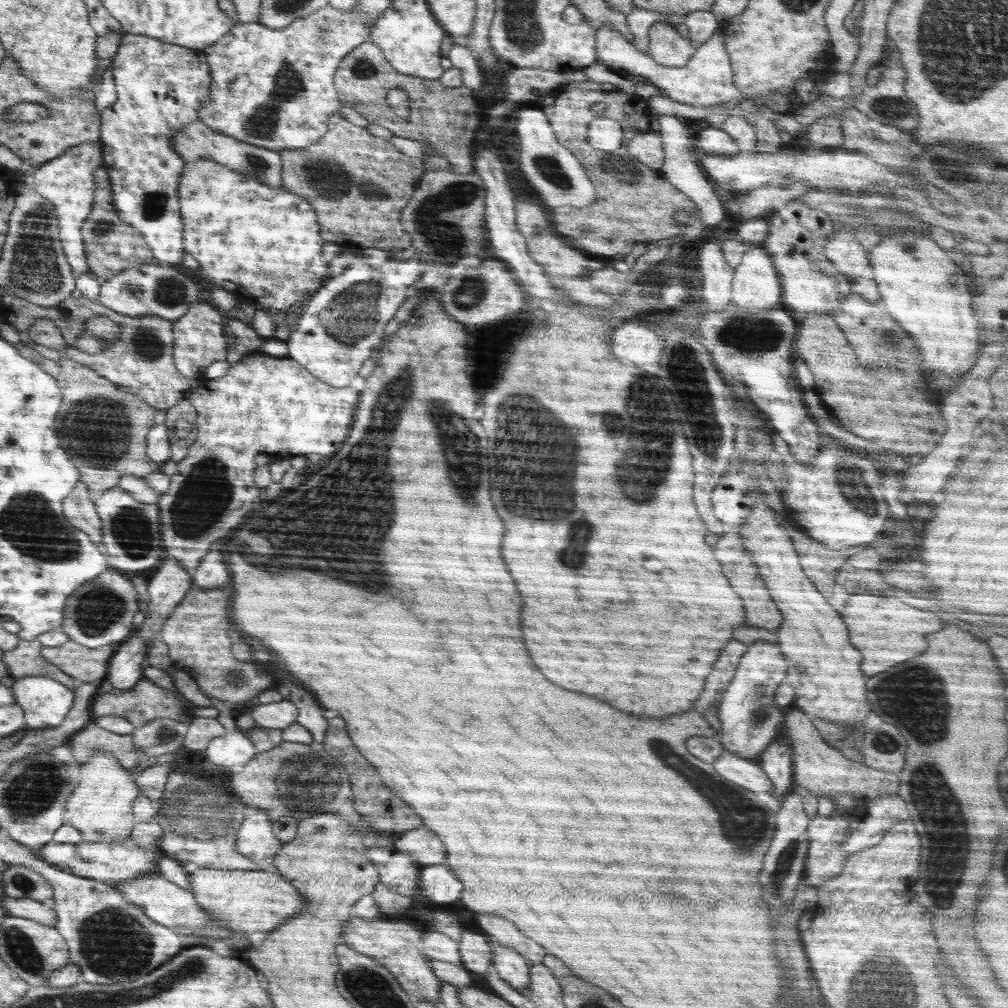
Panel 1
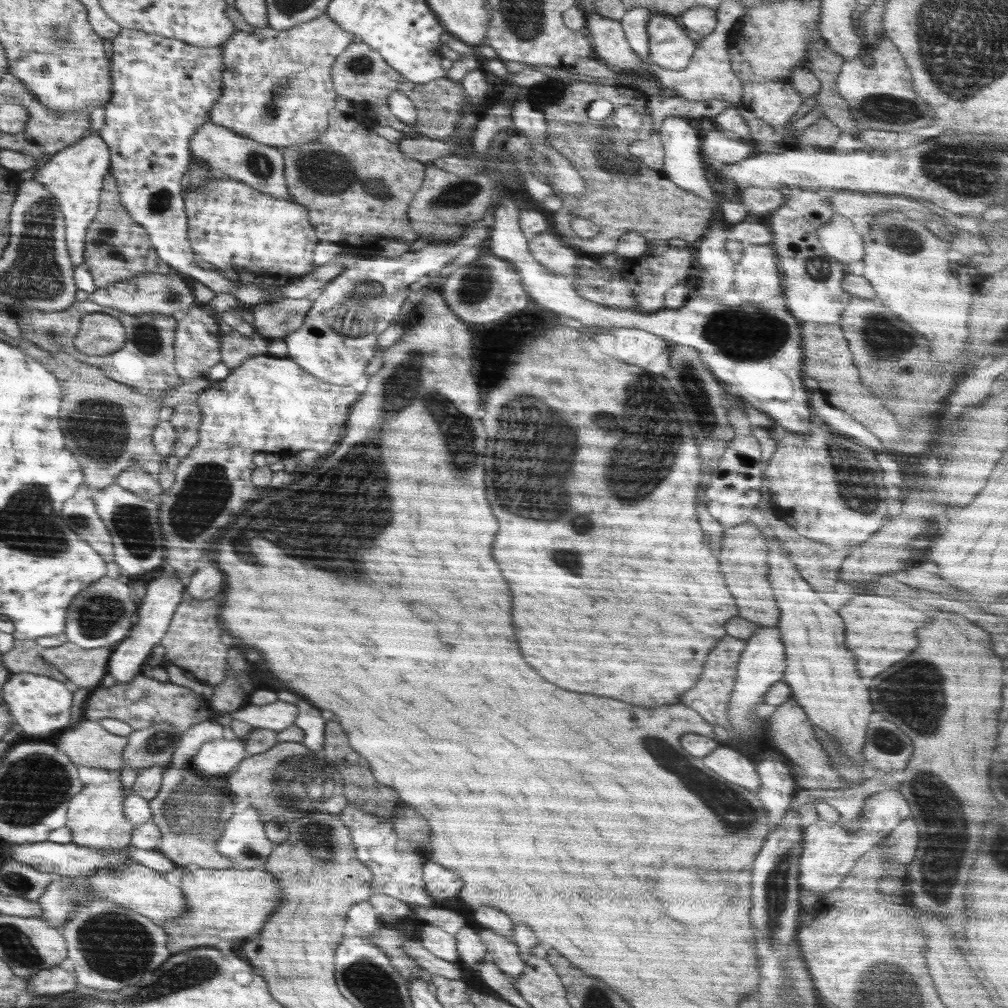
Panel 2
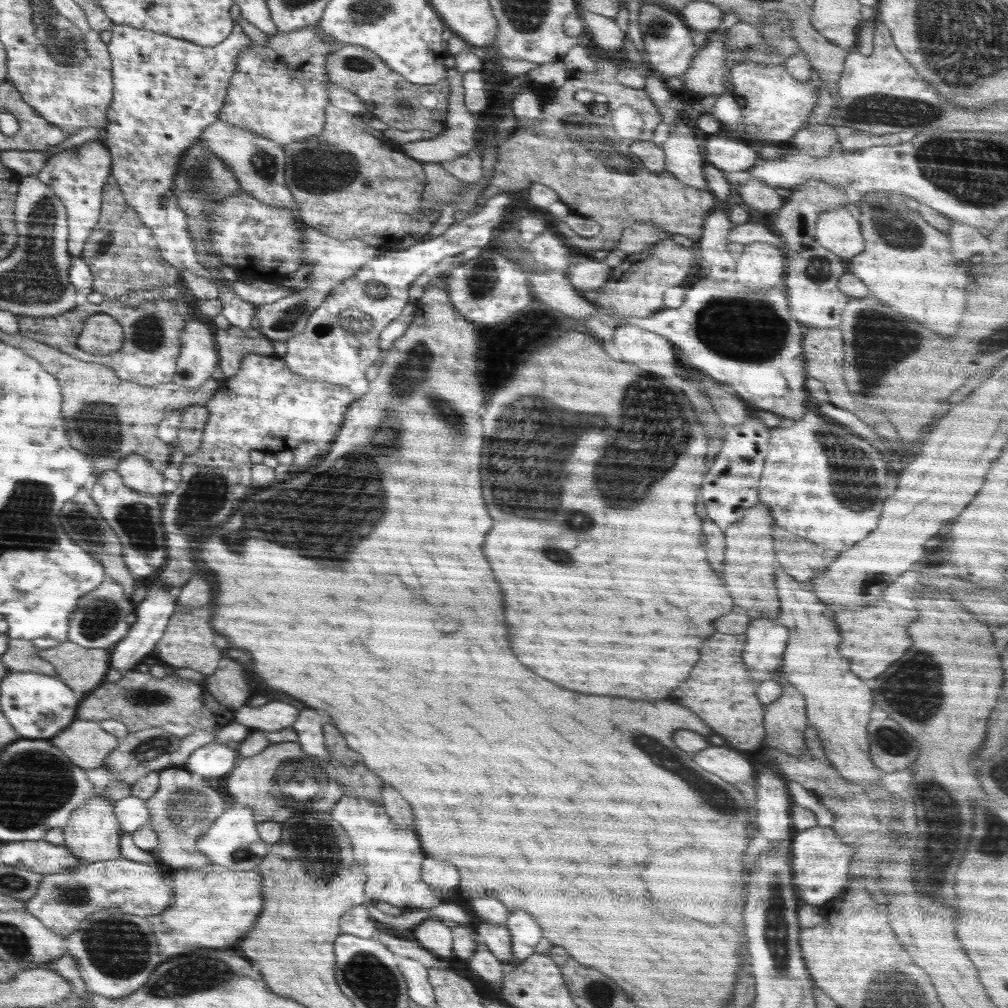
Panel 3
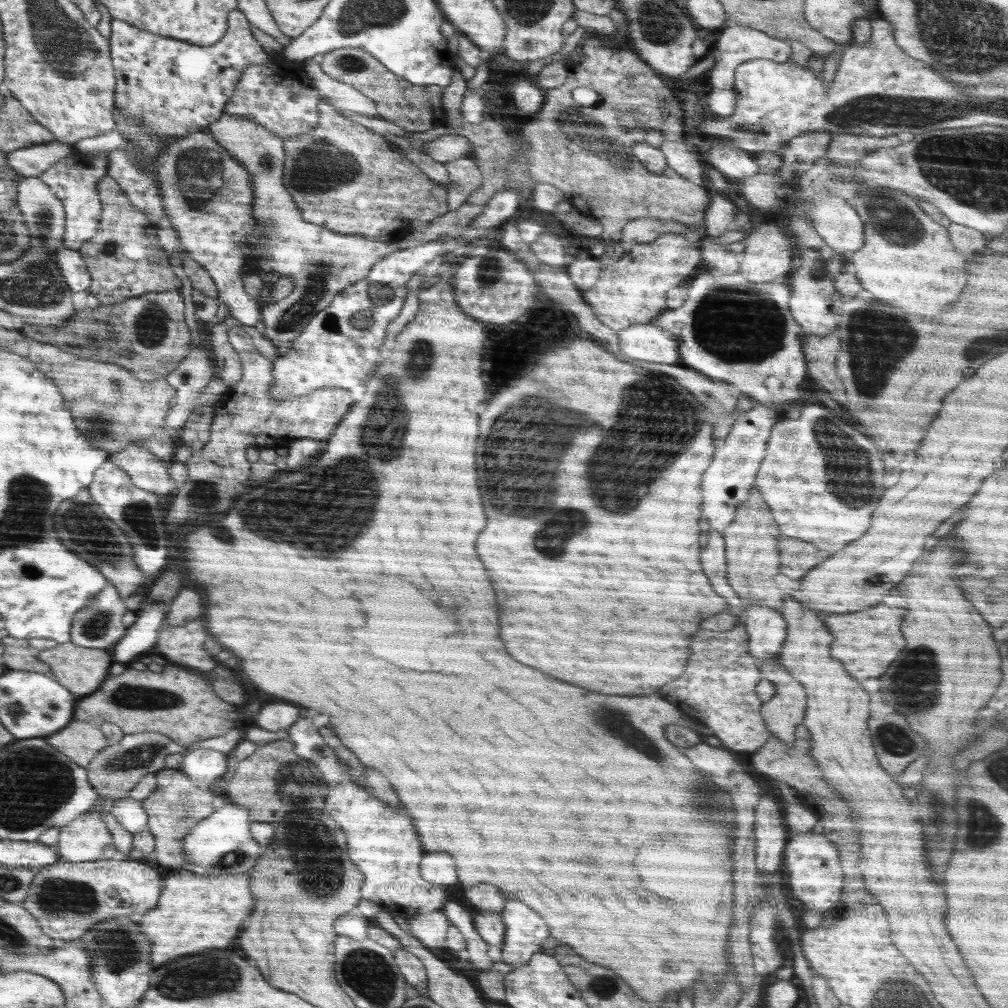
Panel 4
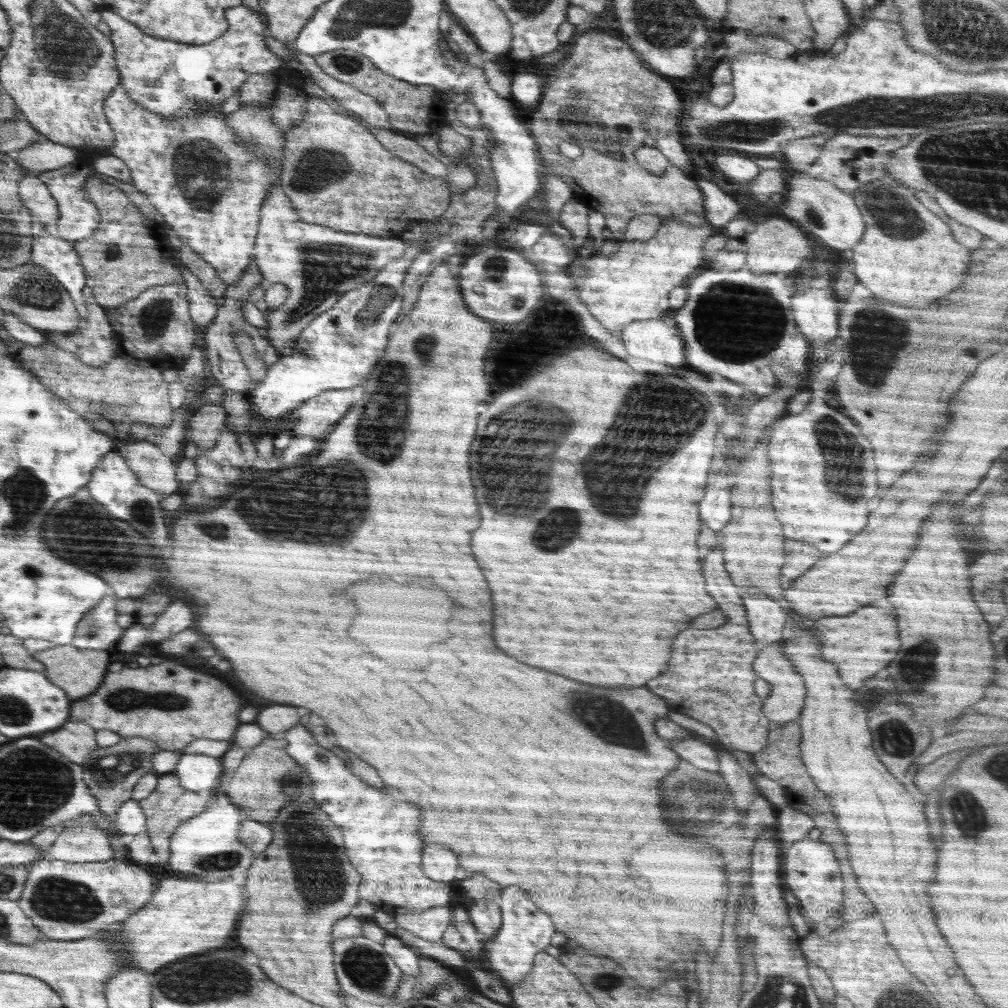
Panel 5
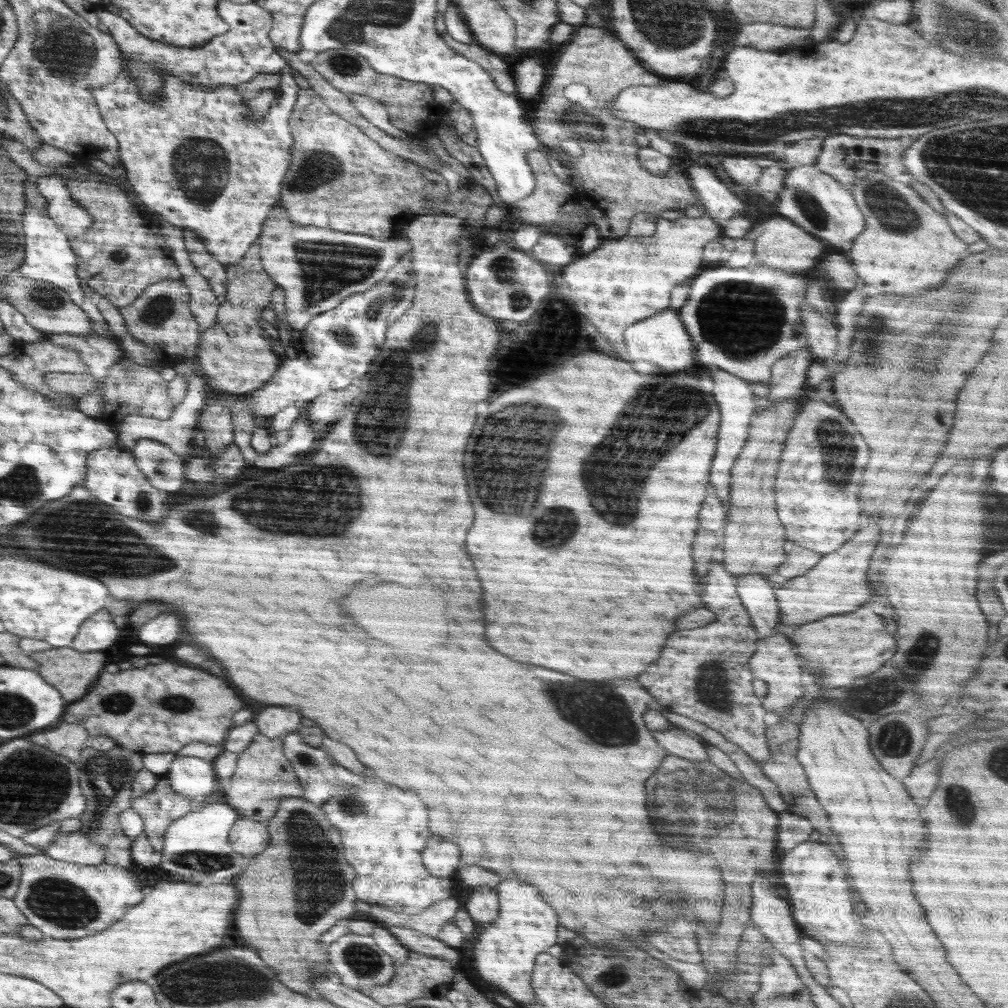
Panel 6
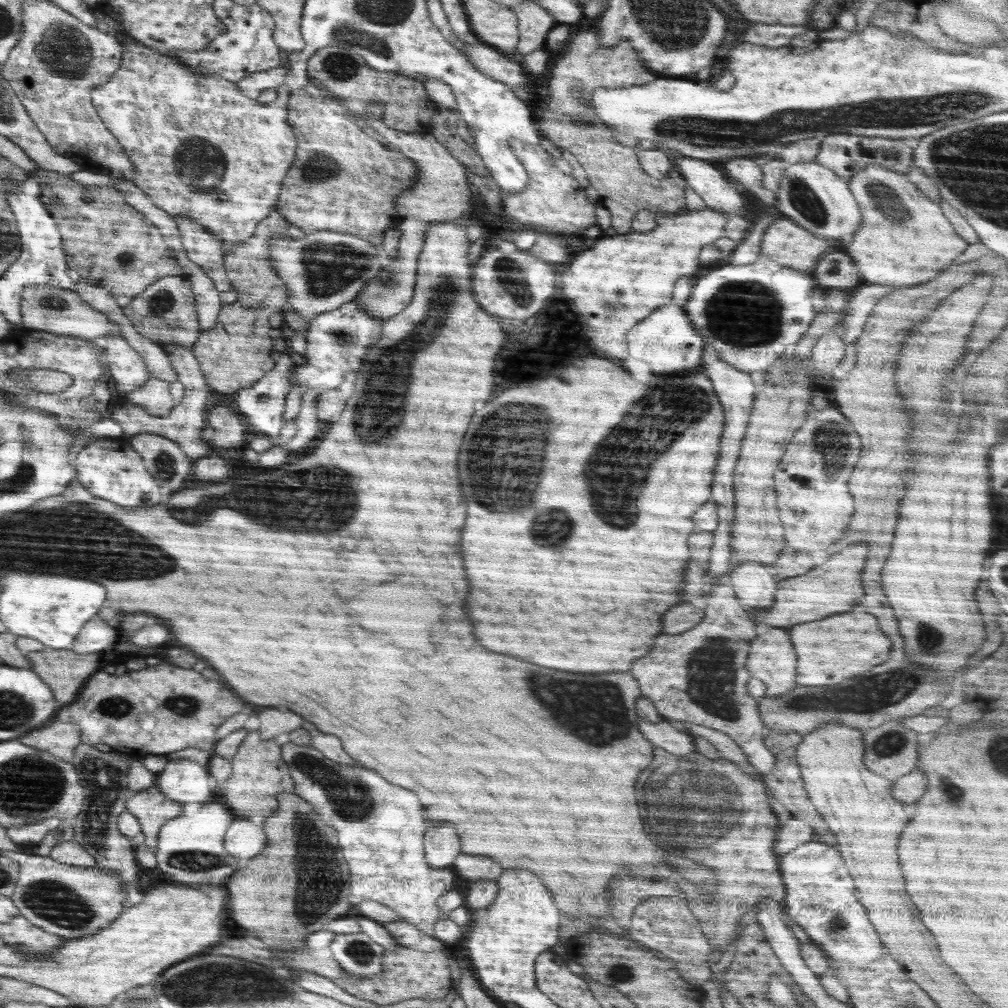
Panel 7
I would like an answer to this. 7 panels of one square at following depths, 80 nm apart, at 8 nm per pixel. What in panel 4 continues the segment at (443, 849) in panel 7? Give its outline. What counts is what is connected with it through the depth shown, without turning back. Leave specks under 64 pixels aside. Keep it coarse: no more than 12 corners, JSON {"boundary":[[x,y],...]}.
{"boundary":[[446,852],[422,856],[420,874],[432,884],[458,880],[456,864]]}

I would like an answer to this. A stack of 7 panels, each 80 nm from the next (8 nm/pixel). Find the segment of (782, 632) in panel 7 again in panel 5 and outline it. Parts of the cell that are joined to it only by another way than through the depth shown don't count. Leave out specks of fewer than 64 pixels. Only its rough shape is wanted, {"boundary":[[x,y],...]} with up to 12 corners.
{"boundary":[[783,641],[751,666],[770,683],[761,709],[773,727],[798,720],[807,693]]}

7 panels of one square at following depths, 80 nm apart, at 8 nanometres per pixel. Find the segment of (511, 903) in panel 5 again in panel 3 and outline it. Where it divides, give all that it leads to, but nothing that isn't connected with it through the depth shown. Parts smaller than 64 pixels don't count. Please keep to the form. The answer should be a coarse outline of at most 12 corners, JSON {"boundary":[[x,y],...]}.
{"boundary":[[512,910],[506,926],[514,959],[526,960],[542,930],[524,910]]}

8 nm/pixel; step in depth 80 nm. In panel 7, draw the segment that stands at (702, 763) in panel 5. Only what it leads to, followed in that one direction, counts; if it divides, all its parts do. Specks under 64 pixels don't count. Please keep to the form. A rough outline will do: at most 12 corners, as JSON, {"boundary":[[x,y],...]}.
{"boundary":[[639,720],[639,731],[656,747],[685,757],[696,754],[692,736],[667,720]]}

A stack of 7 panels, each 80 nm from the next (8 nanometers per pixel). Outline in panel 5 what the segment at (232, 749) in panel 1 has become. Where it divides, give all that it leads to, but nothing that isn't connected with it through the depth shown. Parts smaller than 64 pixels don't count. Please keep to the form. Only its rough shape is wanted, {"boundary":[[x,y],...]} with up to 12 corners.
{"boundary":[[178,757],[173,773],[184,790],[209,796],[222,782],[221,758]]}

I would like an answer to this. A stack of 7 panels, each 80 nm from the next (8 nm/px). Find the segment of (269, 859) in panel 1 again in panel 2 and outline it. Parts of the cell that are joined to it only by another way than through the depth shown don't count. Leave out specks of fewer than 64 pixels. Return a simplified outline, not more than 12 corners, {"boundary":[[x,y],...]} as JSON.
{"boundary":[[254,807],[225,822],[215,849],[232,869],[265,871],[277,844]]}

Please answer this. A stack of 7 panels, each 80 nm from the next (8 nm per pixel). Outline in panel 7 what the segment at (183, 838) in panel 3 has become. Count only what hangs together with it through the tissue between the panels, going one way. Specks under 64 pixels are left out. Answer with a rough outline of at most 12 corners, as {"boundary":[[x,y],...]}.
{"boundary":[[156,785],[131,794],[138,819],[148,847],[166,821],[183,814]]}

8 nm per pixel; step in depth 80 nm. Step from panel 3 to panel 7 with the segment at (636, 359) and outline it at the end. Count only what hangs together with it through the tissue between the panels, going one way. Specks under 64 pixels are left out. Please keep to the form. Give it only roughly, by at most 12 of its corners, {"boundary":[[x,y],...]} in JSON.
{"boundary":[[659,306],[628,331],[654,372],[702,368],[704,341],[684,308]]}

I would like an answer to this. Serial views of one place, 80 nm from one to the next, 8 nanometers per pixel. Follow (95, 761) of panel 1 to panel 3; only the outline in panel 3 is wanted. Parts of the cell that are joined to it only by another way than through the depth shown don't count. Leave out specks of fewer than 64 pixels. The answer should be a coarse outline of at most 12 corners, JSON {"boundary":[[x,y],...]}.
{"boundary":[[98,791],[74,809],[64,846],[89,863],[122,857],[122,825]]}

